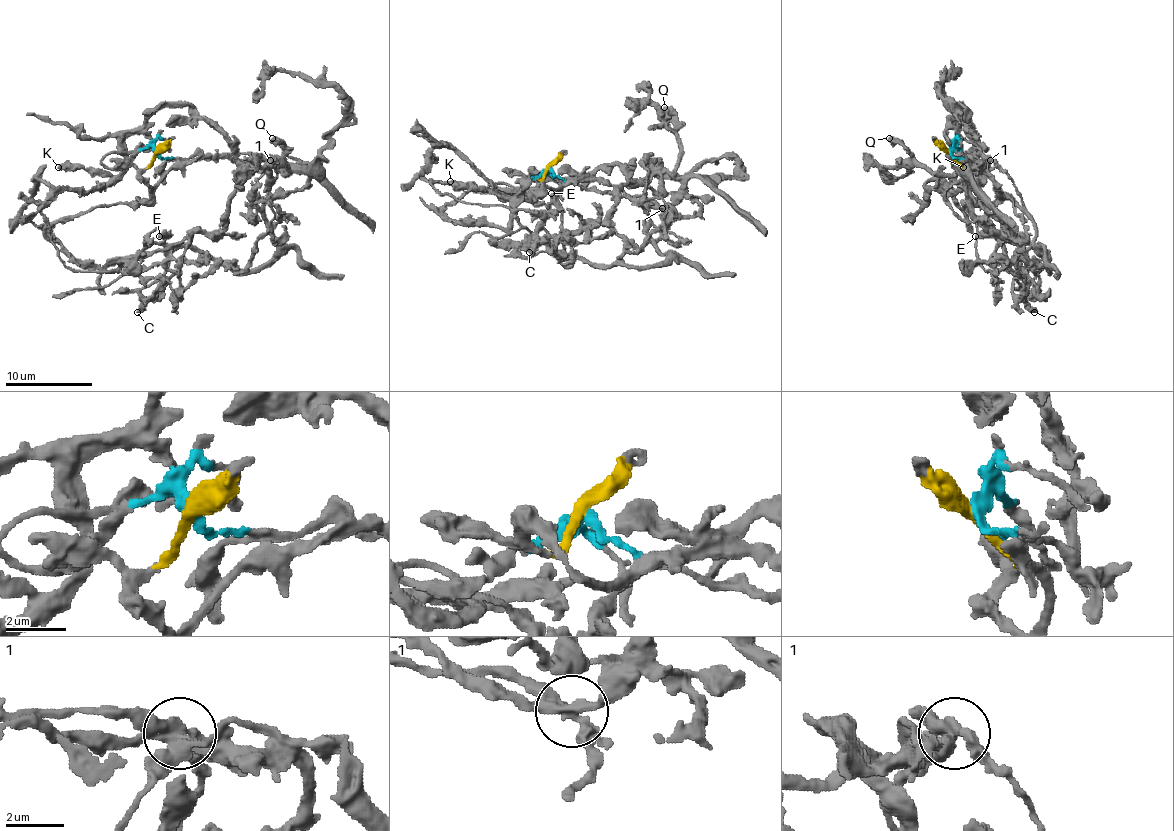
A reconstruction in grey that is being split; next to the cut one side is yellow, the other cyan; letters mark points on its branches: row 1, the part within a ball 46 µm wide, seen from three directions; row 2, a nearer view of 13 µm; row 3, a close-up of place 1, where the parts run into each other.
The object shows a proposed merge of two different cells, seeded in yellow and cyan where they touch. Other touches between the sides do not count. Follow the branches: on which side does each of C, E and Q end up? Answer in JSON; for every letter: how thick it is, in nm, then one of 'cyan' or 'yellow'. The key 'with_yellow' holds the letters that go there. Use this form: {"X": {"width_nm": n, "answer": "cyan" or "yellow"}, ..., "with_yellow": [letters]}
{"C": {"width_nm": 440, "answer": "cyan"}, "E": {"width_nm": 400, "answer": "cyan"}, "Q": {"width_nm": 550, "answer": "yellow"}, "with_yellow": ["Q"]}

